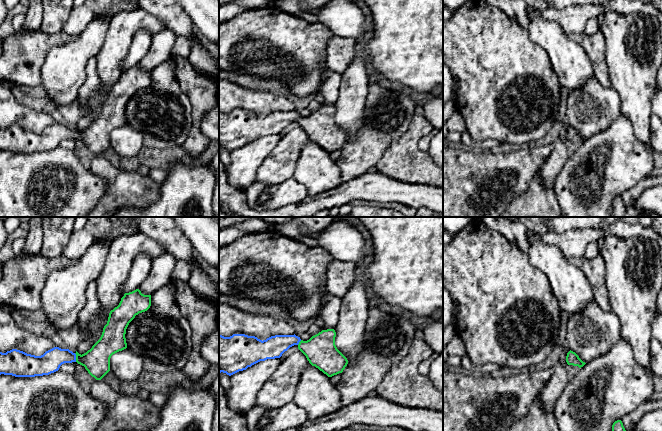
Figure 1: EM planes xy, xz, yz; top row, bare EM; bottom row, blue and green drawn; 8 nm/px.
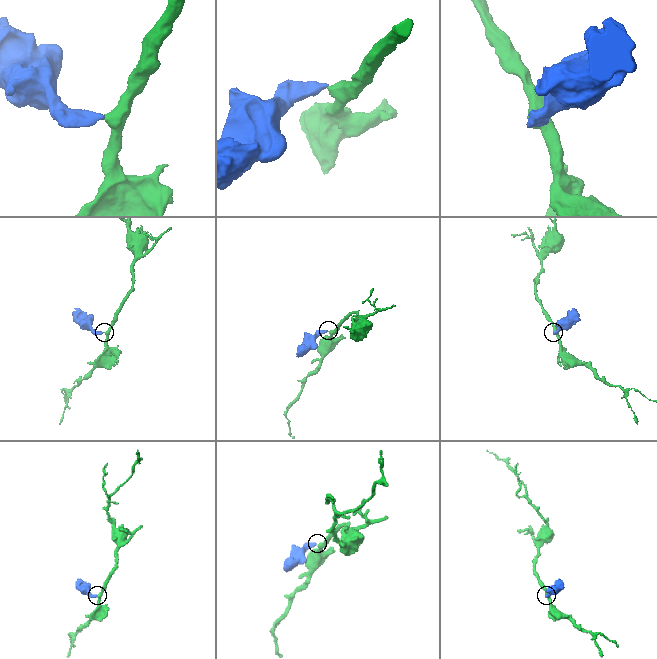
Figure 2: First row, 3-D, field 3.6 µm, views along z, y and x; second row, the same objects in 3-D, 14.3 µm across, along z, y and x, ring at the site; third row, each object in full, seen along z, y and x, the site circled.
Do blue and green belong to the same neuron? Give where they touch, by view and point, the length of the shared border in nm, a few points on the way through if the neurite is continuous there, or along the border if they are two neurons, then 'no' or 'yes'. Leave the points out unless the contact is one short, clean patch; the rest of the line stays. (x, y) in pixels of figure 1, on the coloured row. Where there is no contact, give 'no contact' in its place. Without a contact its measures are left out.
contact xy (75, 357); length 70 nm; way xy (50, 362), (55, 357), (75, 357), (96, 361); yes

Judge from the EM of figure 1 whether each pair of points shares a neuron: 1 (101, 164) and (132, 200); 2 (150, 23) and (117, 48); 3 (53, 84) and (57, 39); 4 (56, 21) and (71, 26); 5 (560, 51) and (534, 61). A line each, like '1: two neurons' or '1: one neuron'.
1: one neuron
2: one neuron
3: two neurons
4: two neurons
5: two neurons

